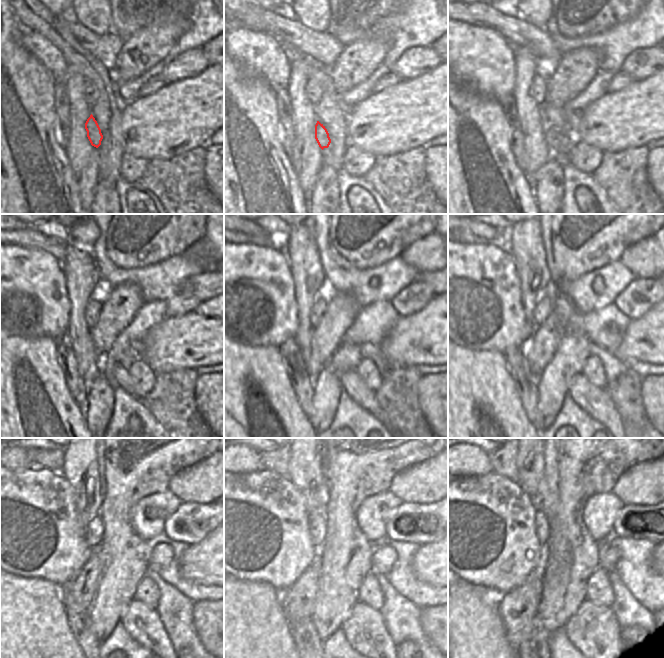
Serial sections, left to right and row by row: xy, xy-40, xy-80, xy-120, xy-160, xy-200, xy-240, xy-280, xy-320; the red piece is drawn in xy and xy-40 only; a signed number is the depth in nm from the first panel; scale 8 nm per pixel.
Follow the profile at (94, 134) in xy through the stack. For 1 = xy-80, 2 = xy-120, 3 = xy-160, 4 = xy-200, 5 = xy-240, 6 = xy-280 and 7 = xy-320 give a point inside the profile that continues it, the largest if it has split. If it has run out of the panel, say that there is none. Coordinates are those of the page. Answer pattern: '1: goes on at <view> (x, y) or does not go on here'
1: goes on at xy-80 (560, 146)
2: goes on at xy-120 (118, 375)
3: goes on at xy-160 (351, 382)
4: goes on at xy-200 (595, 401)
5: goes on at xy-240 (142, 623)
6: goes on at xy-280 (365, 630)
7: goes on at xy-320 (593, 629)

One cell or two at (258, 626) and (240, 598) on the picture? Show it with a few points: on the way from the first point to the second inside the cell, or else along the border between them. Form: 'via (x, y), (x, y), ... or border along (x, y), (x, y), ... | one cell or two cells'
via (251, 619), (240, 608), (240, 605) | one cell

